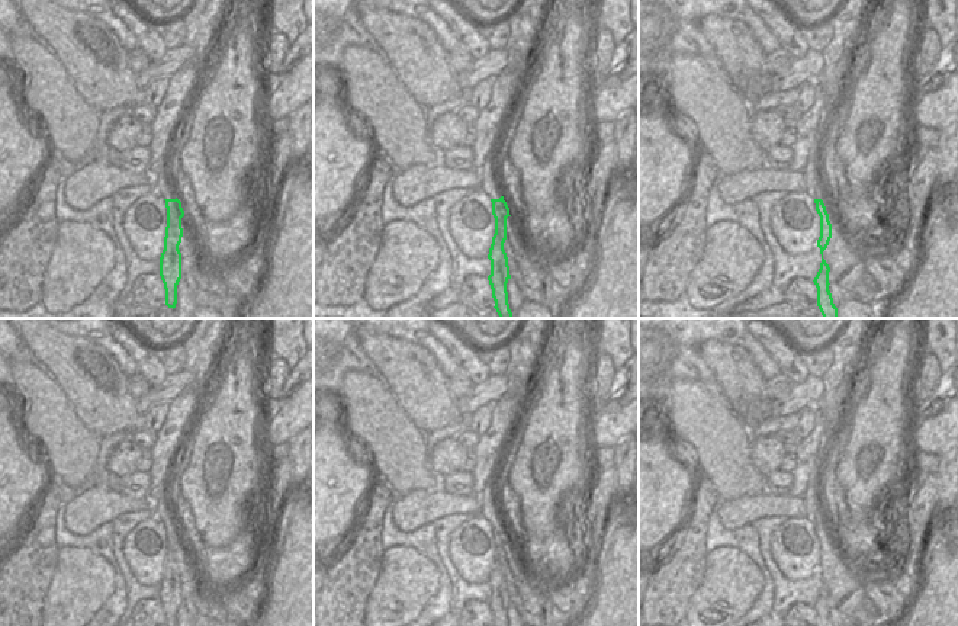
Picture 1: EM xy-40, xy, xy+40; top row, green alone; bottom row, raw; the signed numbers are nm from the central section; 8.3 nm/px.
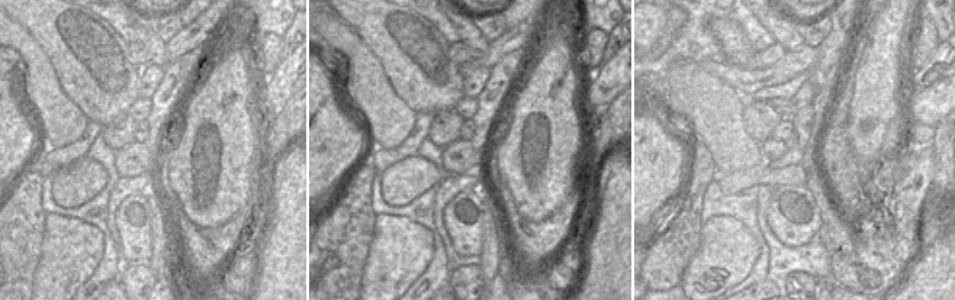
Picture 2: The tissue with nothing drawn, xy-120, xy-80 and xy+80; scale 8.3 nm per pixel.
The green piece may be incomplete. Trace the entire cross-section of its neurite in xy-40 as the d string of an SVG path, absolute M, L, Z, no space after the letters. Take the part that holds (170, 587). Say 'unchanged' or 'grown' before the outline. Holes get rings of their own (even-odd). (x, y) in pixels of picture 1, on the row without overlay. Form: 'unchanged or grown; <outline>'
unchanged; M164 524L167 533L167 552L164 575L160 582L160 601L165 614L165 626L177 626L177 610L181 604L181 578L179 571L183 562L181 543L184 536L181 527Z

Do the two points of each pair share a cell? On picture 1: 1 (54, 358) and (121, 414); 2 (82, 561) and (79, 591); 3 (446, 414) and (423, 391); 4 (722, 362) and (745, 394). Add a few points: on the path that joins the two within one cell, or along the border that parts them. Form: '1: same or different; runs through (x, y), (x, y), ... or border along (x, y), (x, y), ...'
1: same; runs through (70, 363), (105, 398)
2: same; runs through (82, 568), (80, 584)
3: same; runs through (440, 408), (428, 397)
4: same; runs through (729, 369), (742, 382), (742, 387)

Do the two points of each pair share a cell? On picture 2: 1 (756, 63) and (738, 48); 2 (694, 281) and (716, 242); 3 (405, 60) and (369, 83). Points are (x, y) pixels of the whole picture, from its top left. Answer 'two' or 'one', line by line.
1: two
2: one
3: two

